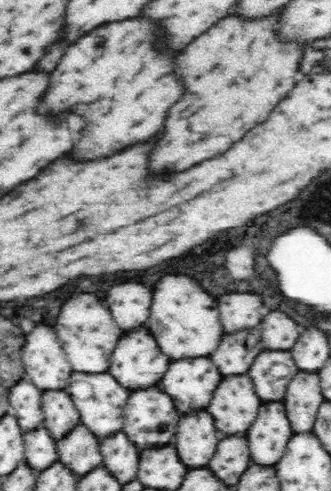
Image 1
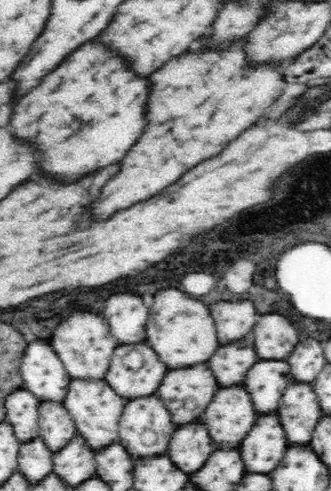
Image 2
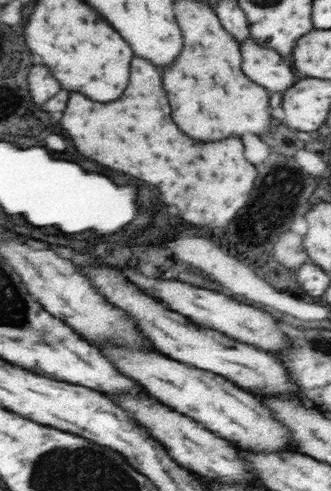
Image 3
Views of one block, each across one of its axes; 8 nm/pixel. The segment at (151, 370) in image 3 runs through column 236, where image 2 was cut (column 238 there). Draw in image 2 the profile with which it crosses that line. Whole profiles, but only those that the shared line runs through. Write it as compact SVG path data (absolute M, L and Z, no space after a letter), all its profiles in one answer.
M242 386L220 388L214 400L202 414L202 422L210 426L214 442L230 442L238 446L248 430L256 424L258 412L252 404L250 394Z

